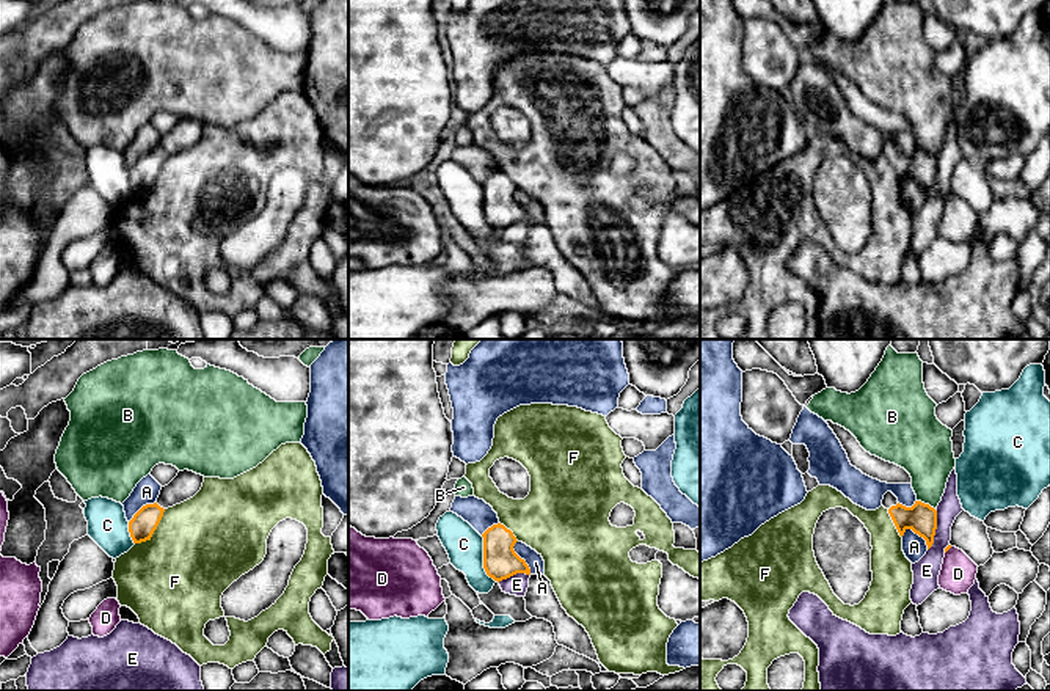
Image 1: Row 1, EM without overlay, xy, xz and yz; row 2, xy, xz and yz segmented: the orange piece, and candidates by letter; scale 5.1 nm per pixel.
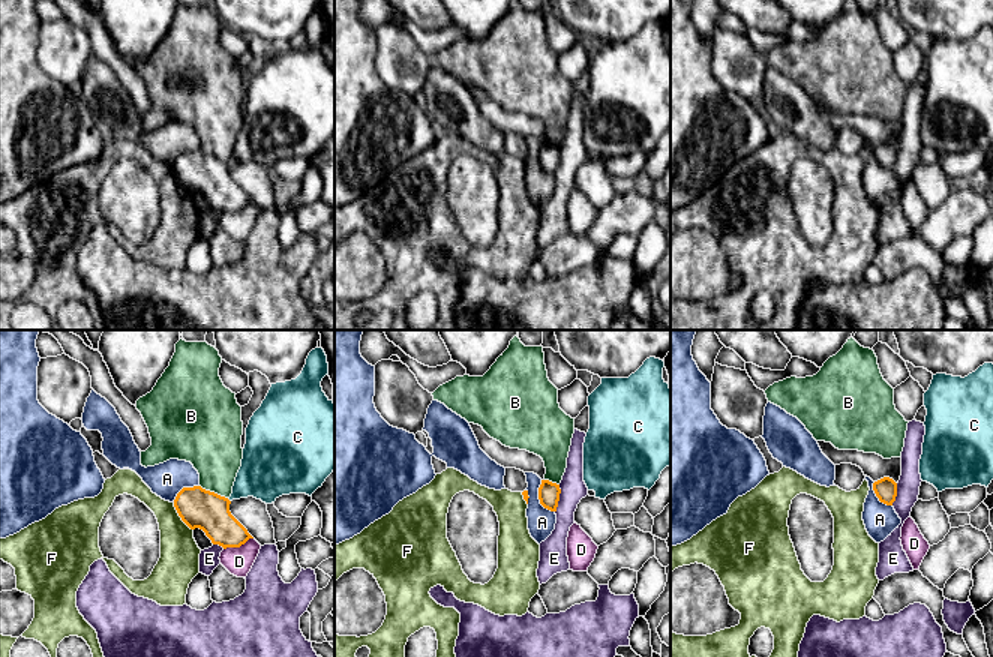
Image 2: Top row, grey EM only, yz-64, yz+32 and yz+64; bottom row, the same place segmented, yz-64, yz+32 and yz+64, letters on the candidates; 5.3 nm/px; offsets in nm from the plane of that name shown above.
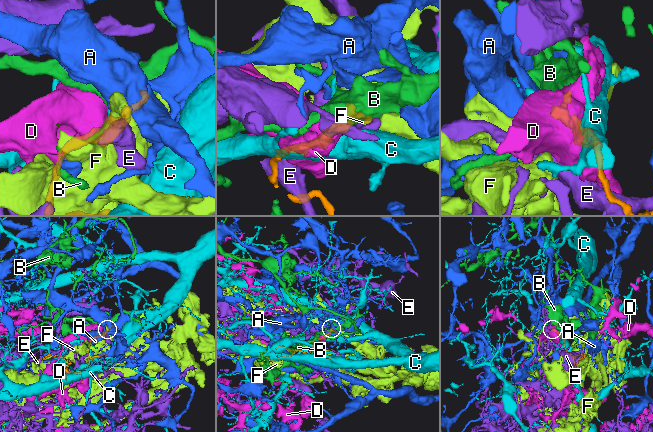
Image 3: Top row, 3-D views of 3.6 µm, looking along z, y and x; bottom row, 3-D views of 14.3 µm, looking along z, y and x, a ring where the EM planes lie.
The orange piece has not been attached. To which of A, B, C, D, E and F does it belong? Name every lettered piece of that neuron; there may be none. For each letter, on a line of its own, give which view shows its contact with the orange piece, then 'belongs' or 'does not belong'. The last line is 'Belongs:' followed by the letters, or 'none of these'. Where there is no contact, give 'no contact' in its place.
A: contact in yz; does not belong
B: contact in yz; does not belong
C: contact in xz; does not belong
D: contact in yz; does not belong
E: contact in yz; does not belong
F: contact in xy; does not belong
Belongs: none of these

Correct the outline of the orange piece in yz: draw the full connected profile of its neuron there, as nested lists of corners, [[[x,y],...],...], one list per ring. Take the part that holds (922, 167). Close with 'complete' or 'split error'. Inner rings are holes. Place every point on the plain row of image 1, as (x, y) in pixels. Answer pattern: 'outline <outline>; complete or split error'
outline [[[891,140],[884,143],[882,154],[888,159],[901,185],[907,177],[912,177],[926,188],[928,198],[932,195],[937,177],[937,159],[934,155],[921,149],[906,155],[898,151]]]; split error

